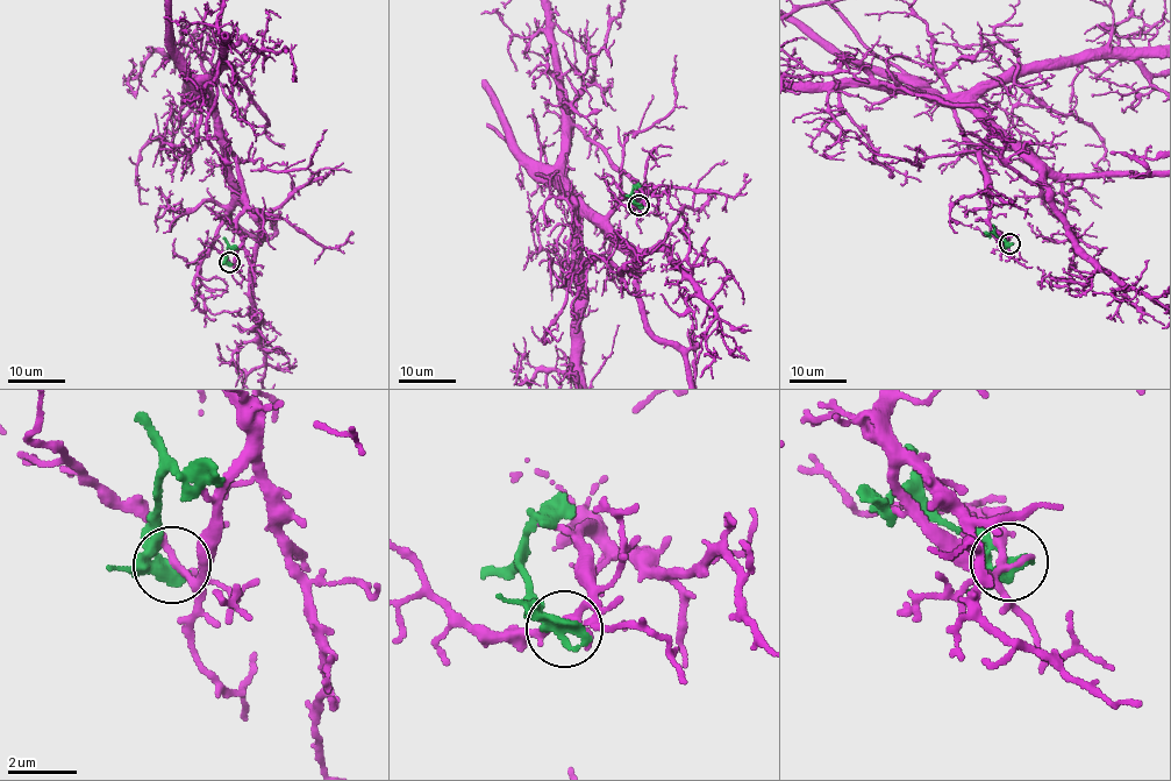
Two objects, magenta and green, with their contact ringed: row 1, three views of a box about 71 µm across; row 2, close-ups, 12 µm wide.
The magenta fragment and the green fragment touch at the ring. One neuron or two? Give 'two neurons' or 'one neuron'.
two neurons

